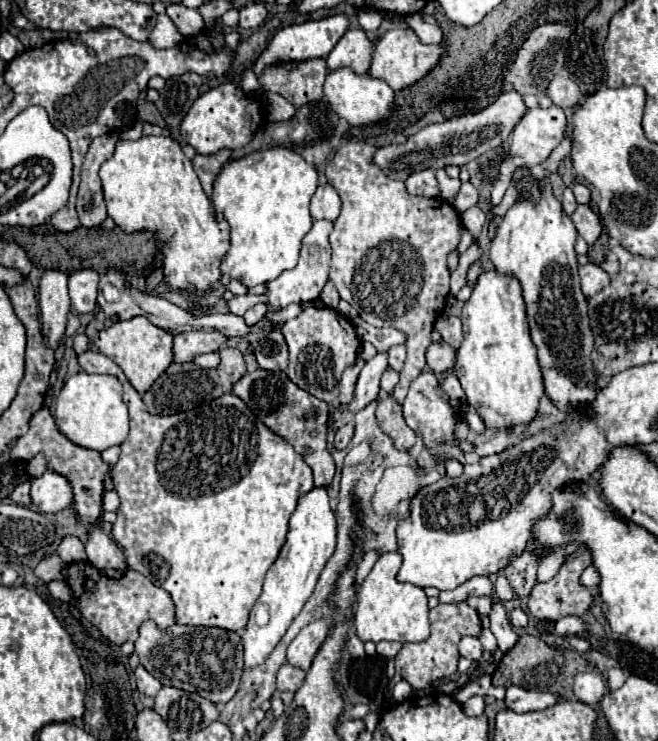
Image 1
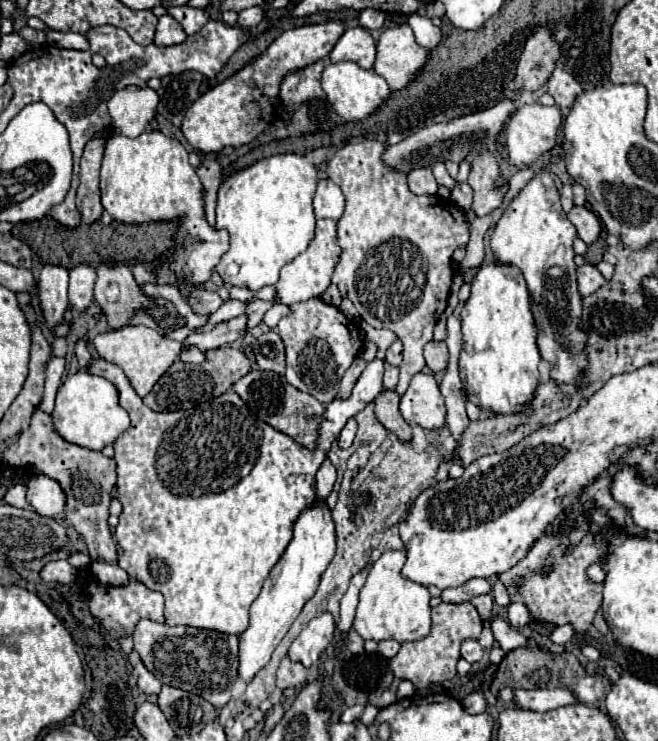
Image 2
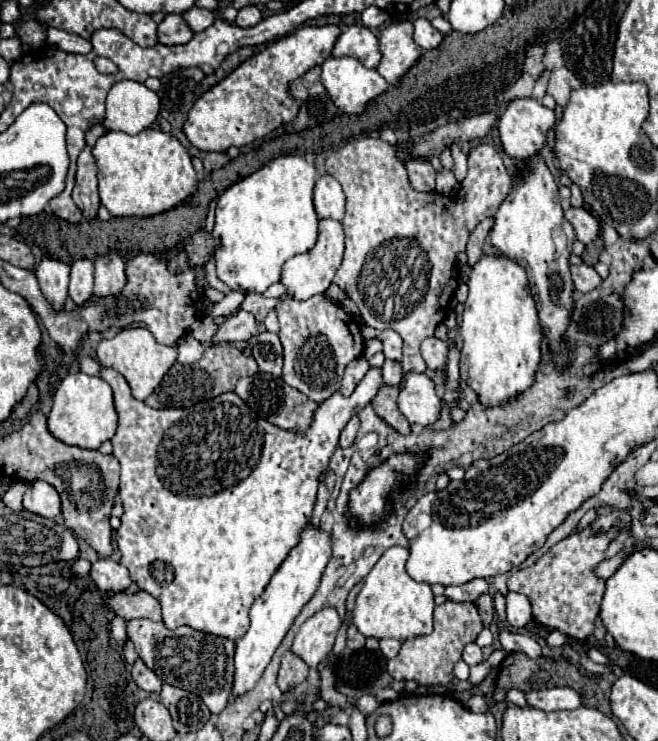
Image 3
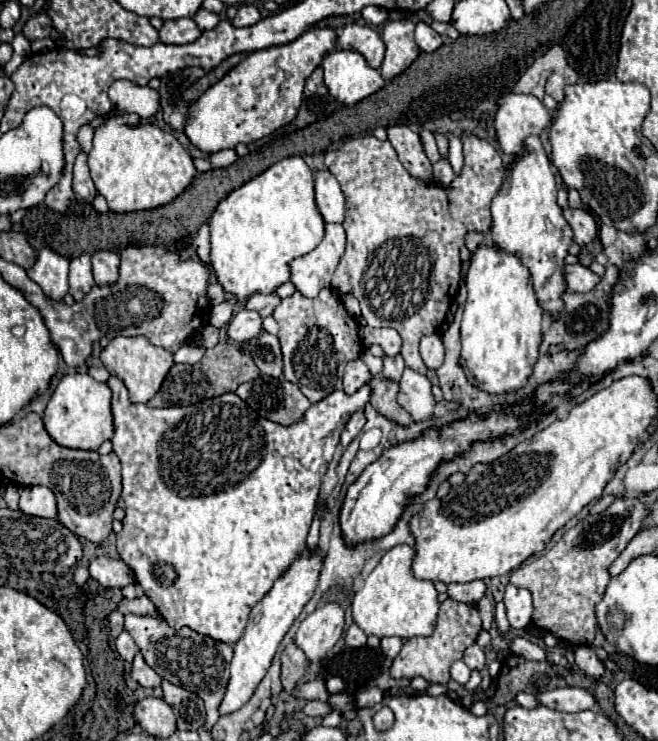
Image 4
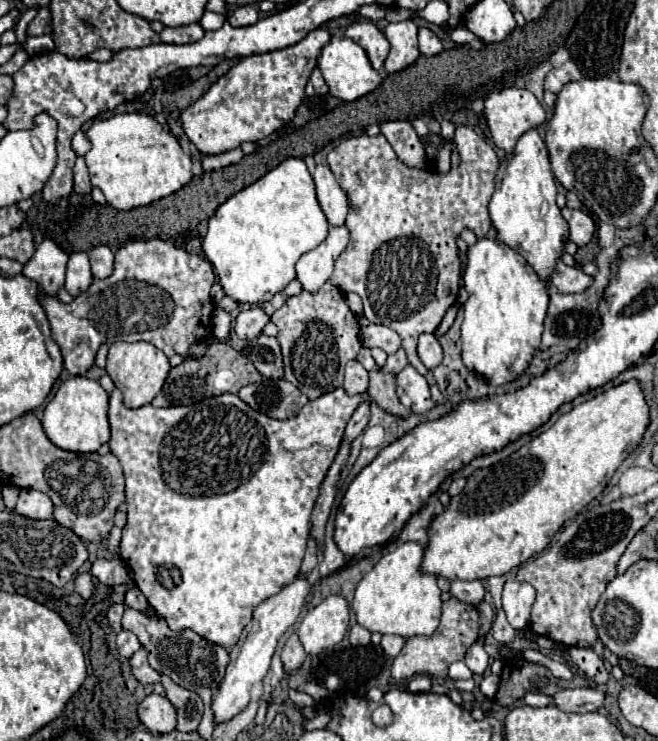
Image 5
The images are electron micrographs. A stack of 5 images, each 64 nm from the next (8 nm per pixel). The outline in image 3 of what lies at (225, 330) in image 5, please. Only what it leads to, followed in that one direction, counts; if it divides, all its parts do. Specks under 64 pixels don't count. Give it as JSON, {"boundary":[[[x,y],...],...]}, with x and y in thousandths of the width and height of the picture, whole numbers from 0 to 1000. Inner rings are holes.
{"boundary":[[[365,391],[347,394],[343,402],[325,413],[319,426],[325,429],[325,426],[350,426],[350,424],[356,424],[365,416],[365,410],[371,408],[371,402],[374,402],[374,394],[365,394]]]}

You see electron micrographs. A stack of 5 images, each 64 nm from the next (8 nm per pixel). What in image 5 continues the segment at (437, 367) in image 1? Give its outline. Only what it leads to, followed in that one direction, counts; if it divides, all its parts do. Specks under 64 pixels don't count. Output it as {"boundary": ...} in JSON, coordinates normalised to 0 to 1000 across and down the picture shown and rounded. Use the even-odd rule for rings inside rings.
{"boundary":[[[641,451],[635,456],[635,480],[650,499],[663,497],[672,489],[672,467],[660,451]]]}

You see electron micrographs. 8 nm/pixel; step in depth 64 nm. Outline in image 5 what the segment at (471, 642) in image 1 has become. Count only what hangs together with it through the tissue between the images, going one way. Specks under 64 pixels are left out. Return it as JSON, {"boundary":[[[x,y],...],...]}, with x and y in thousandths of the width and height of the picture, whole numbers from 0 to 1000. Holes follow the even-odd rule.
{"boundary":[[[720,866],[705,888],[705,896],[720,907],[720,910],[736,910],[742,901],[742,883],[736,877],[733,866]]]}

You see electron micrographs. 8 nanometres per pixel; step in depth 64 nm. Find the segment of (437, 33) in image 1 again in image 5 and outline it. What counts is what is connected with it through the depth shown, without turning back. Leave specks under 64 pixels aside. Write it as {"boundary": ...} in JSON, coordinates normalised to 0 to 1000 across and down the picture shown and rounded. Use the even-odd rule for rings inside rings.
{"boundary":[[[638,38],[635,40],[635,59],[638,59],[638,70],[644,76],[660,76],[660,73],[666,73],[672,67],[669,51],[650,38]]]}

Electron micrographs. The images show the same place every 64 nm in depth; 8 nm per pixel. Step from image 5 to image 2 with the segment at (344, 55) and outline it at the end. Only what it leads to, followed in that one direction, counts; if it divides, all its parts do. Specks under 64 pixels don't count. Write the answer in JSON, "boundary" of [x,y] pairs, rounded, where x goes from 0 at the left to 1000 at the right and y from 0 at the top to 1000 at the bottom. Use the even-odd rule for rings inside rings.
{"boundary":[[[538,84],[495,86],[489,100],[489,119],[498,130],[498,138],[526,165],[544,165],[559,159],[593,130],[593,116],[581,103],[574,103],[568,94],[547,94],[547,89]]]}

